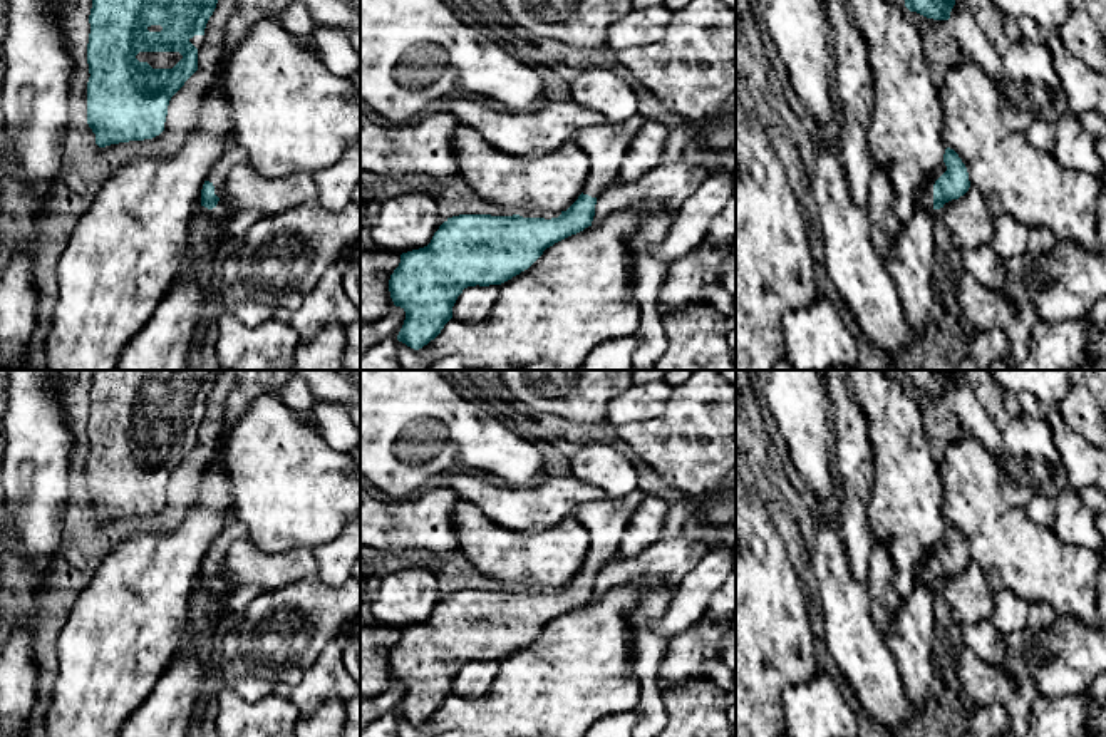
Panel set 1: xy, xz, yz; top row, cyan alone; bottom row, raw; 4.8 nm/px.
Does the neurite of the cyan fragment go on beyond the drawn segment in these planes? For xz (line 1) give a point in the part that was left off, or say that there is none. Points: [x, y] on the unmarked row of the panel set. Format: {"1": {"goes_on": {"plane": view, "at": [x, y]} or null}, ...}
{"1": {"goes_on": {"plane": "xz", "at": [605, 520]}}}

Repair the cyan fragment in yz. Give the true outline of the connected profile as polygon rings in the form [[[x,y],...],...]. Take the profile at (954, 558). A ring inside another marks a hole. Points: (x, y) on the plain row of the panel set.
[[[947,523],[942,543],[917,570],[920,580],[940,585],[945,578],[959,575],[970,563],[969,548],[959,529]]]

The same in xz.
[[[635,489],[622,499],[605,497],[573,511],[573,516],[590,534],[590,548],[578,575],[558,593],[459,590],[447,593],[427,621],[402,628],[401,638],[389,655],[394,680],[406,687],[397,715],[414,725],[422,724],[452,693],[452,682],[464,663],[501,660],[528,645],[546,623],[592,601],[597,573],[617,558],[623,529],[647,496]]]

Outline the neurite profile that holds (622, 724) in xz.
[[[642,710],[618,712],[595,722],[583,737],[633,737],[633,729],[640,719]]]

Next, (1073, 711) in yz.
[[[1086,692],[1039,697],[1031,709],[1027,730],[1021,737],[1088,737],[1086,722],[1093,704]]]

